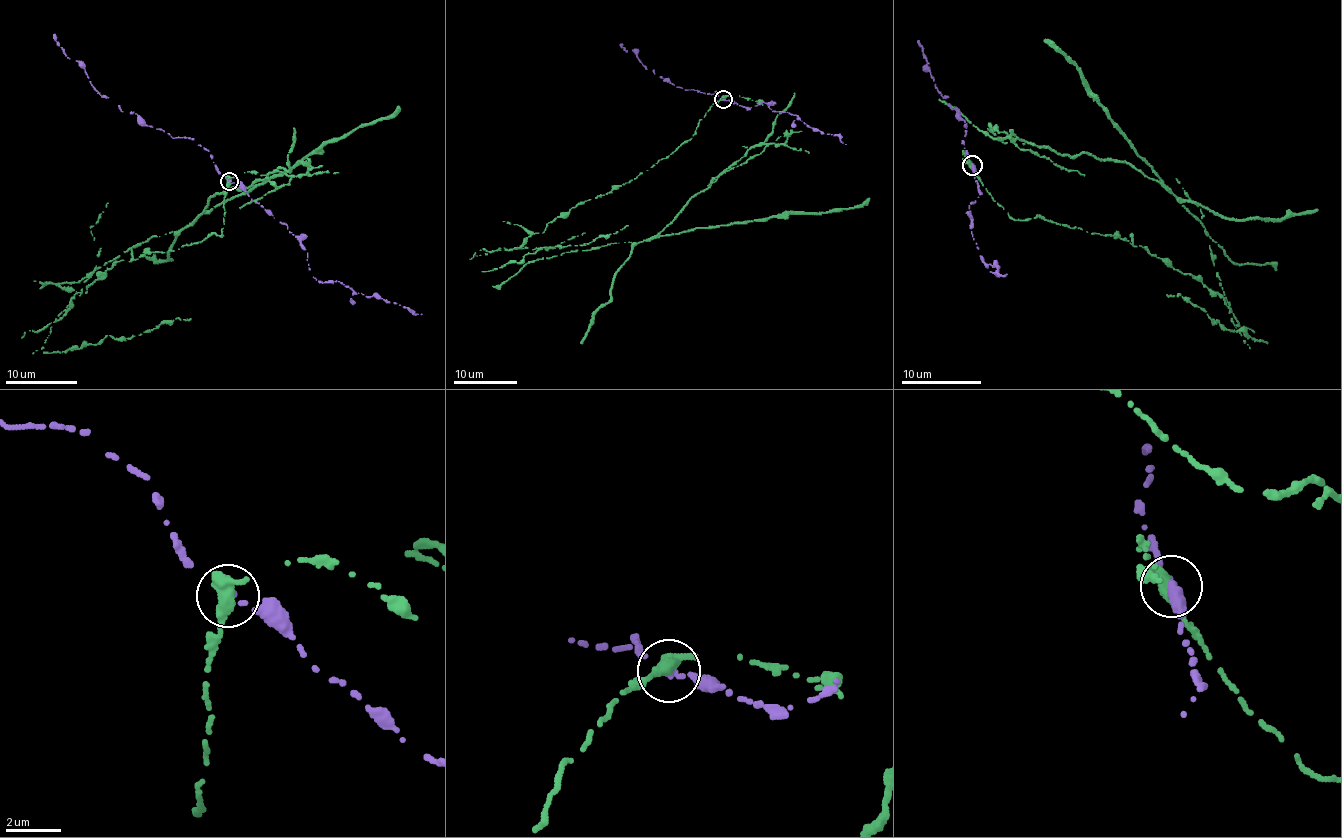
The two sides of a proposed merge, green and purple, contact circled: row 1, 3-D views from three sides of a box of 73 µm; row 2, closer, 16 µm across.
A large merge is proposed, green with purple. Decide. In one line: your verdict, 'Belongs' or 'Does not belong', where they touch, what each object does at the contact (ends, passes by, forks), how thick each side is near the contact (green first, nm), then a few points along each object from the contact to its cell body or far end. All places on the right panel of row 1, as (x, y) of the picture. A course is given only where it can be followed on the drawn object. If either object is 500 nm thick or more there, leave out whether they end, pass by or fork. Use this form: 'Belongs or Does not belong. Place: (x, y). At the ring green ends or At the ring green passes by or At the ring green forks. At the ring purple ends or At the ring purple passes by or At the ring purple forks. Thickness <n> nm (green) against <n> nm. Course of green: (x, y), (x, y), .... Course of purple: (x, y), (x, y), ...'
Does not belong. Place: (972, 165). Thickness 650 nm (green) against 240 nm. Course of green: (971, 164), (1011, 217), (1115, 235), (1223, 293), (1216, 241), (1114, 127), (1075, 64), (1044, 41). Course of purple: (971, 164), (979, 192), (969, 205), (971, 231), (981, 259), (989, 265), (998, 266), (996, 272), (1007, 273)

